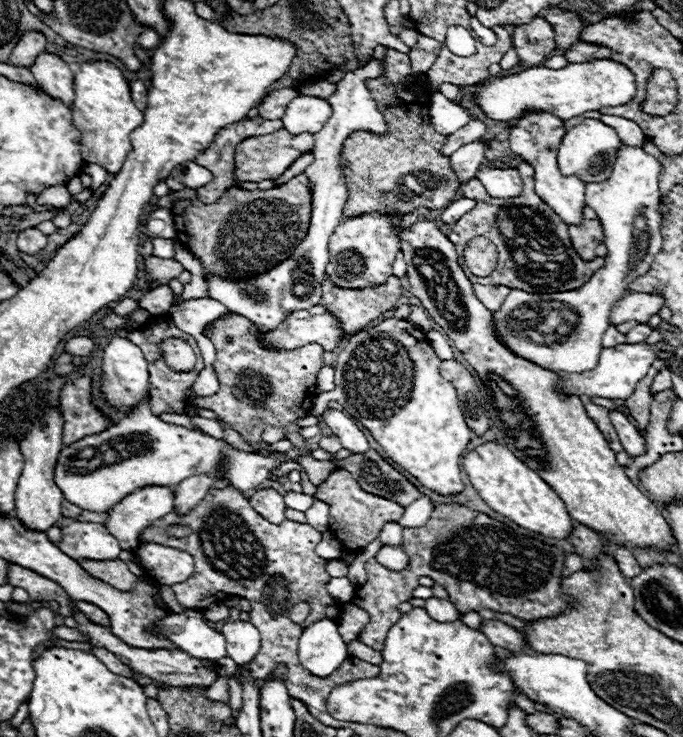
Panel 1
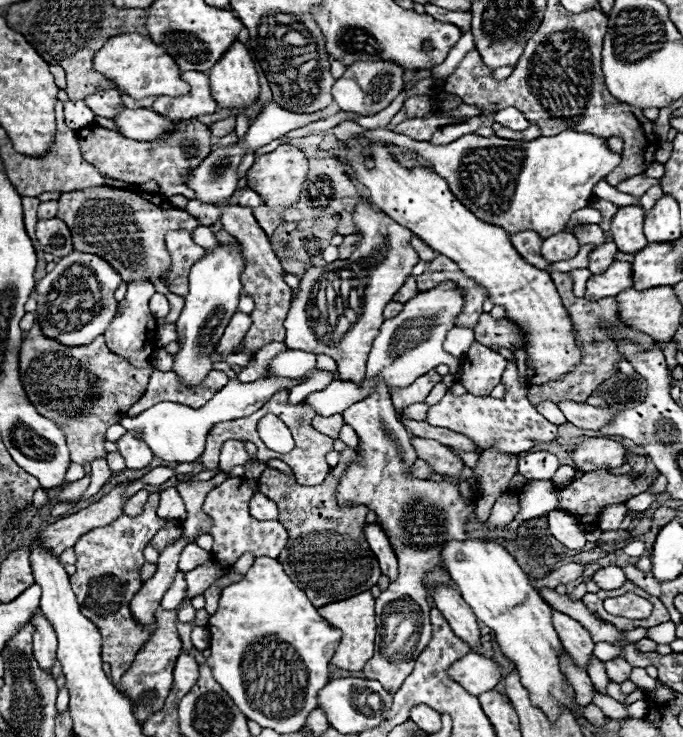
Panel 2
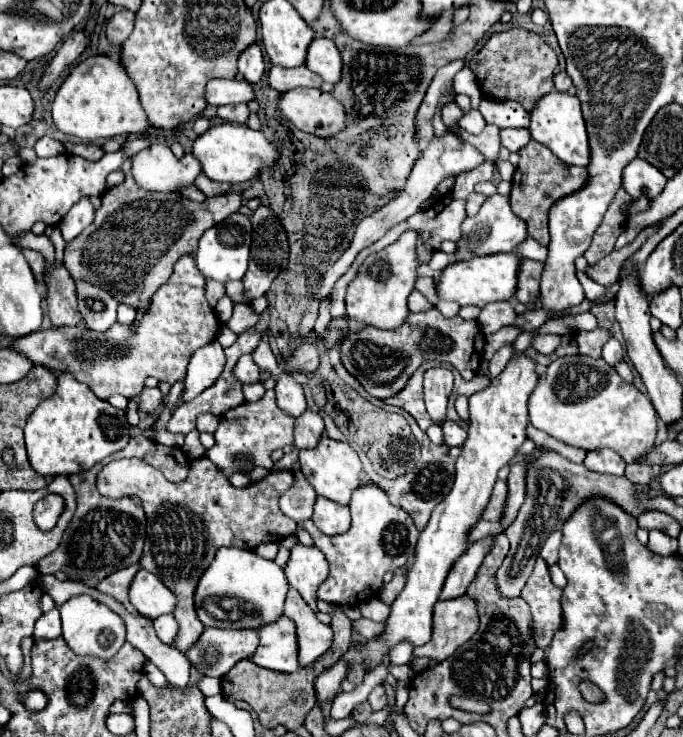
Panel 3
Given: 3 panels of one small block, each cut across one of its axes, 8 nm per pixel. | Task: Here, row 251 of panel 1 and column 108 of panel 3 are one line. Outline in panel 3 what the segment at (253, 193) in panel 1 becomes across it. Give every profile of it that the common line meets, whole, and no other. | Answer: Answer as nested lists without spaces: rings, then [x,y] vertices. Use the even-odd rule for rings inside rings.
[[[130,160],[122,166],[126,180],[100,196],[102,204],[94,222],[66,244],[64,264],[74,280],[104,288],[120,304],[148,312],[154,292],[170,278],[174,264],[186,254],[194,256],[204,230],[236,212],[242,204],[242,194],[228,192],[198,204],[182,194],[144,192],[136,186],[128,168]]]

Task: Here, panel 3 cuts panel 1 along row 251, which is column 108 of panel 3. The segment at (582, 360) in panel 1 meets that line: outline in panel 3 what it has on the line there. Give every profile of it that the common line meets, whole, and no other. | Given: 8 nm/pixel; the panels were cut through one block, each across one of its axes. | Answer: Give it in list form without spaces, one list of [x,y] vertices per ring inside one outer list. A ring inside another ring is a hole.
[[[80,594],[64,602],[60,608],[60,616],[62,616],[62,638],[68,642],[70,650],[74,650],[80,656],[88,654],[102,660],[110,660],[126,642],[124,620],[116,612],[112,612],[106,604],[98,602],[88,594]]]

